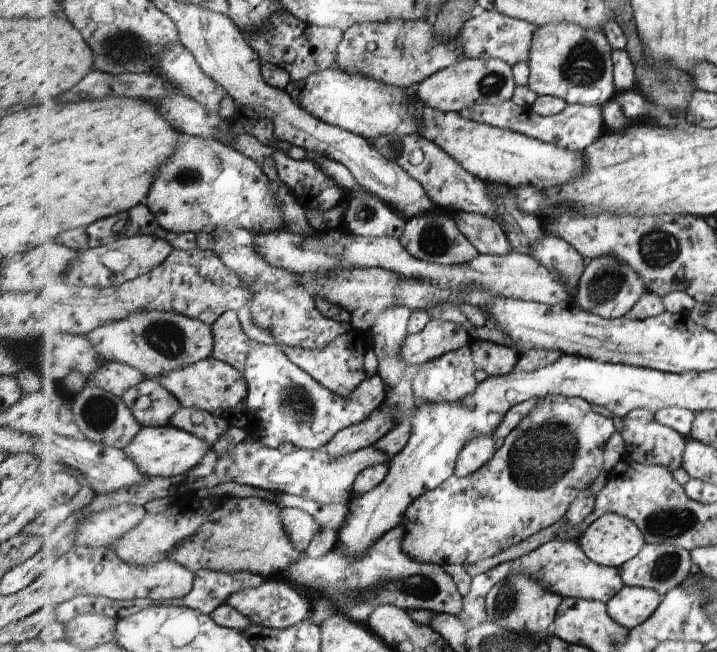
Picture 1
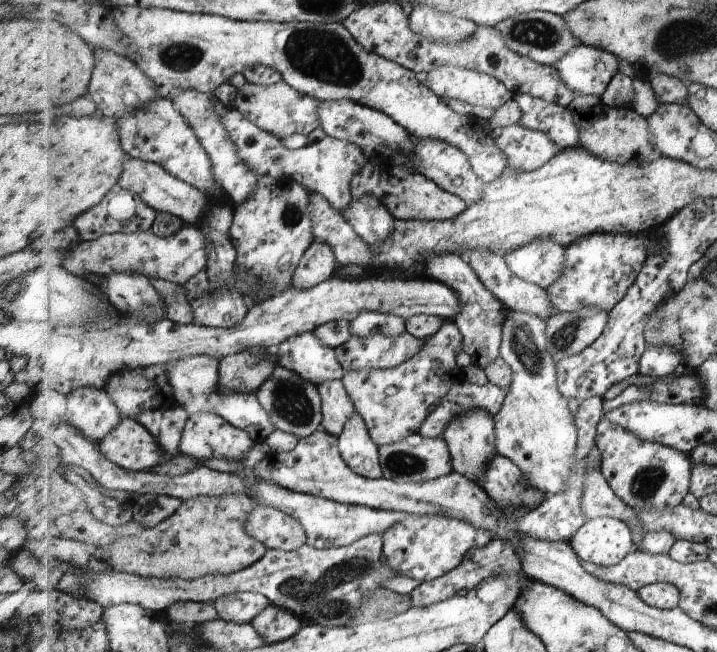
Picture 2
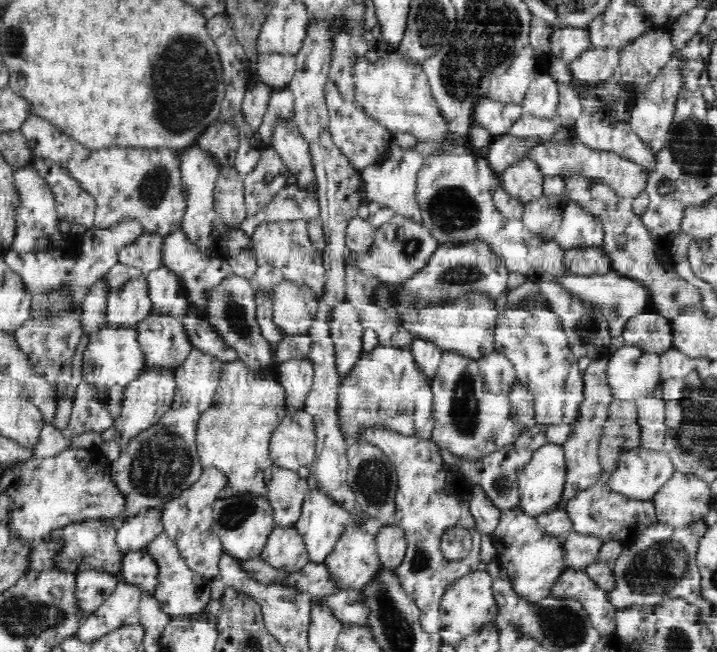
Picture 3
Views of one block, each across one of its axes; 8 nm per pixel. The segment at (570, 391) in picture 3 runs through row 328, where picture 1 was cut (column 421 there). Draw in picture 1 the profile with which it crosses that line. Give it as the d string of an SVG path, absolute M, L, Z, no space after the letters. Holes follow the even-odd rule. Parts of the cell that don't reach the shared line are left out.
M550 395L542 397L533 412L509 434L496 454L474 474L451 476L442 487L415 499L404 518L406 535L403 549L413 560L426 564L475 564L483 558L501 554L507 548L559 522L567 515L571 504L581 498L603 470L603 450L615 432L615 422L593 410L591 402L580 397Z

